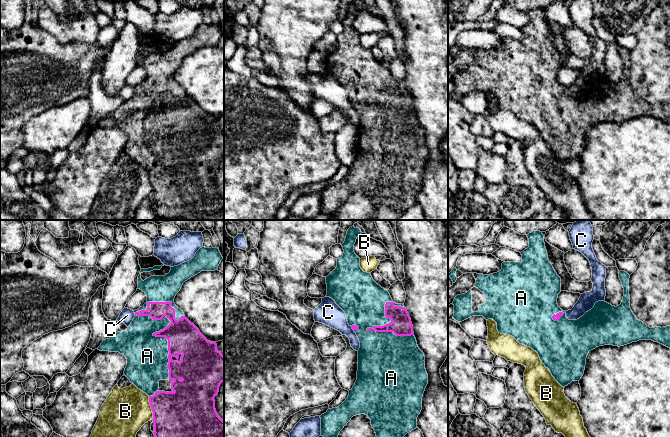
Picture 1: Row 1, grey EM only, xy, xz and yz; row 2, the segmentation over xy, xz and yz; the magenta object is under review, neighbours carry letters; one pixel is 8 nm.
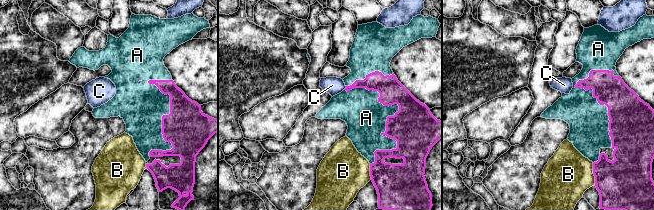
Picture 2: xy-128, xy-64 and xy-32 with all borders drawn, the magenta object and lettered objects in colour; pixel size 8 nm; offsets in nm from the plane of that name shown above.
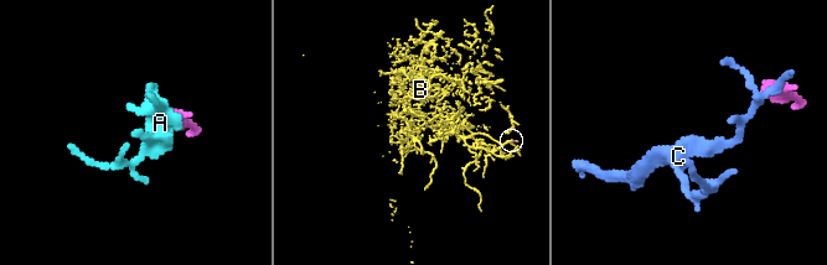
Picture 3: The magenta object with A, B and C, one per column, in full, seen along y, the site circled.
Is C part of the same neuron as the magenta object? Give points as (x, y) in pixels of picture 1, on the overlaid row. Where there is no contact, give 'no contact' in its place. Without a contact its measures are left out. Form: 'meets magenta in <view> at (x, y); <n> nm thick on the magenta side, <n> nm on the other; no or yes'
meets magenta in xz at (352, 328); 40 nm thick on the magenta side, 190 nm on the other; no

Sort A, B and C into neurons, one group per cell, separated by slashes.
A / B / C

